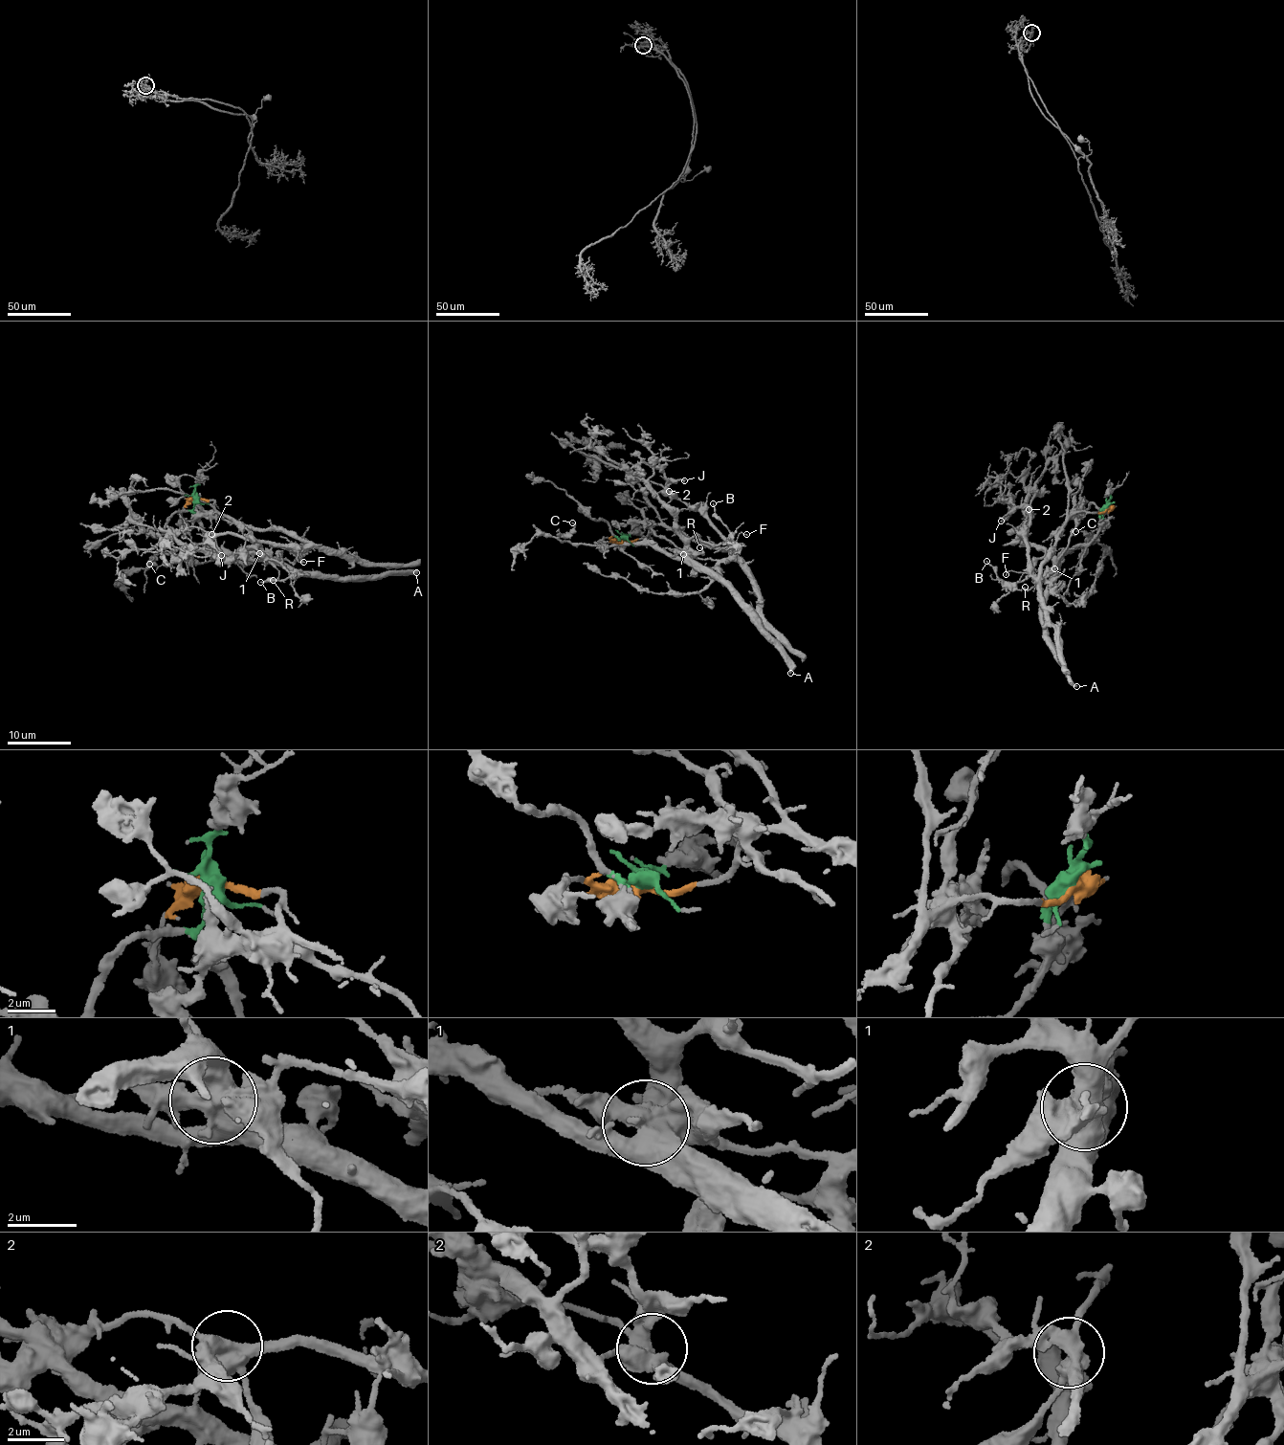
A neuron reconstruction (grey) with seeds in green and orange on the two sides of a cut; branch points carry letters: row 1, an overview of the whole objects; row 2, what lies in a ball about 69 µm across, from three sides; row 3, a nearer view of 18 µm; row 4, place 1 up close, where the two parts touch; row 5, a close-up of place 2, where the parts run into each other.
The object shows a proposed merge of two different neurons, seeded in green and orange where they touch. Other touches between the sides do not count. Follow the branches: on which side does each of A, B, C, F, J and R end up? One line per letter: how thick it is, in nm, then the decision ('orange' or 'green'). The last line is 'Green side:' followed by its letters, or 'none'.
A: 420 nm | green
B: 140 nm | green
C: 160 nm | green
F: 130 nm | orange
J: 190 nm | orange
R: 220 nm | orange
Green side: A, B, C

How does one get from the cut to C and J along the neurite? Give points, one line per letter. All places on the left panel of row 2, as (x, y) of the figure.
C: (196, 498), (193, 518), (199, 526), (202, 545), (182, 555), (161, 552), (149, 564)
J: (196, 498), (214, 500), (220, 514), (255, 528), (298, 535), (304, 545), (211, 534), (208, 537), (221, 556)

